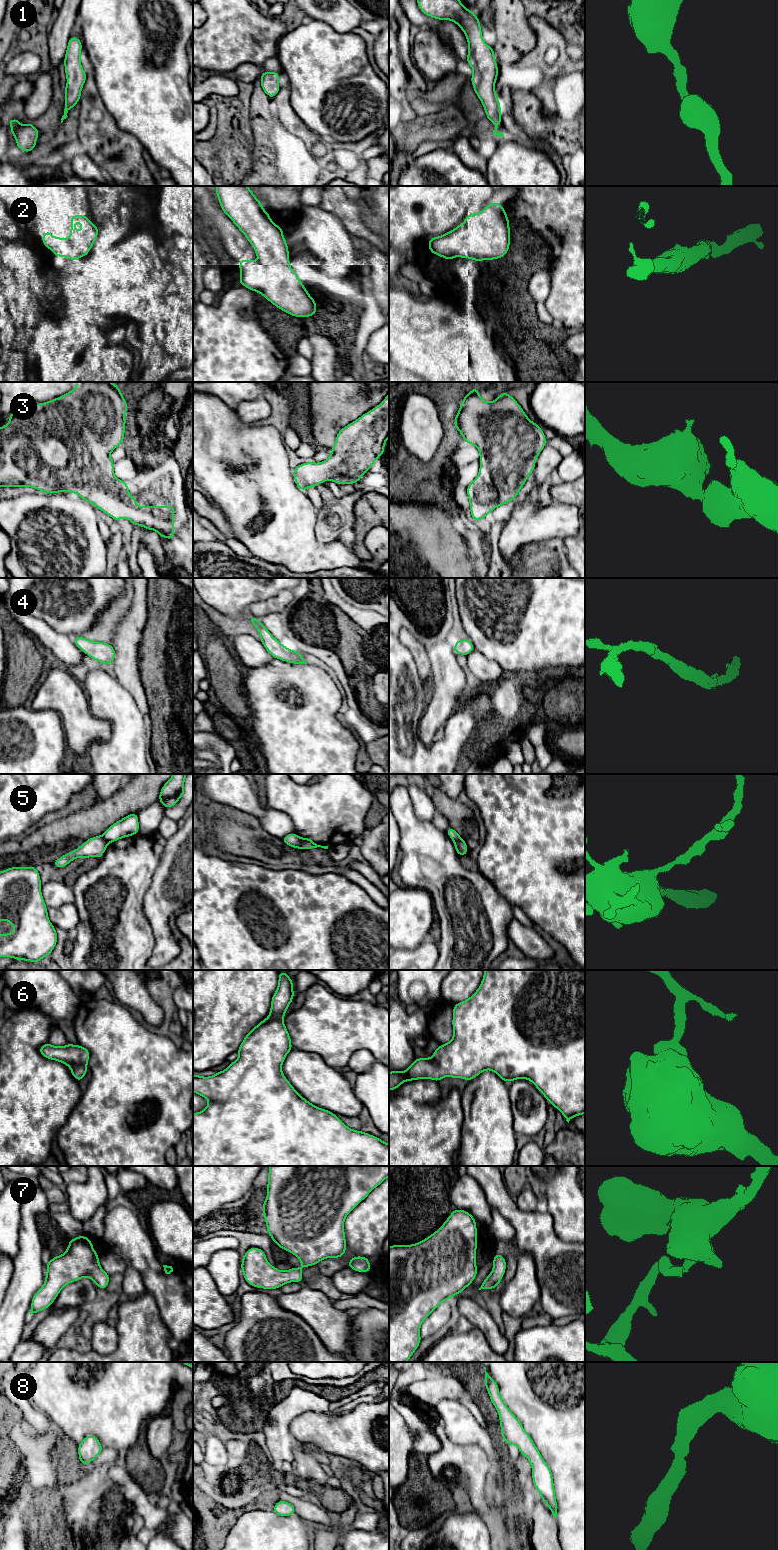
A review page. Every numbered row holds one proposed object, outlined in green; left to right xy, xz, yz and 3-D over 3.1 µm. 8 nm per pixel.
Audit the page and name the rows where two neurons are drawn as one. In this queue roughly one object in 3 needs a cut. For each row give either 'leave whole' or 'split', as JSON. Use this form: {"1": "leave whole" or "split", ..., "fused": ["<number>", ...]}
{"1": "leave whole", "2": "leave whole", "3": "leave whole", "4": "leave whole", "5": "split", "6": "leave whole", "7": "leave whole", "8": "leave whole", "fused": ["5"]}

